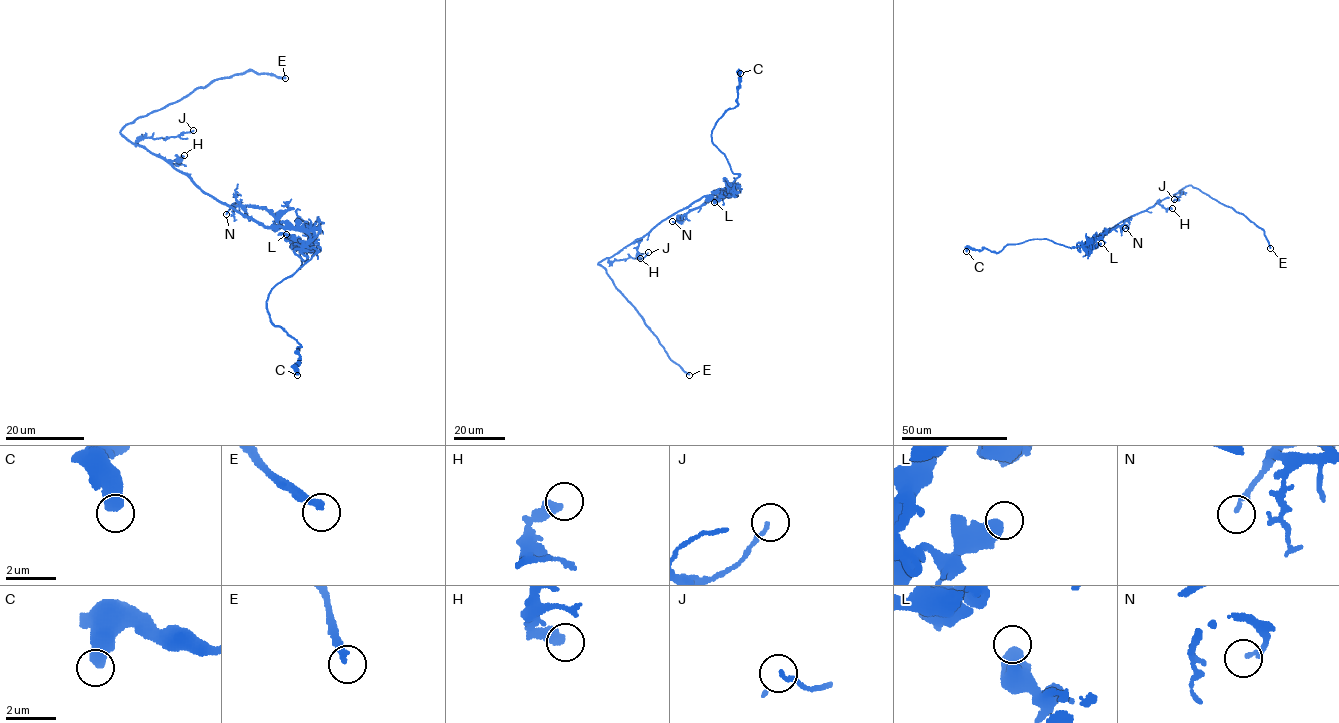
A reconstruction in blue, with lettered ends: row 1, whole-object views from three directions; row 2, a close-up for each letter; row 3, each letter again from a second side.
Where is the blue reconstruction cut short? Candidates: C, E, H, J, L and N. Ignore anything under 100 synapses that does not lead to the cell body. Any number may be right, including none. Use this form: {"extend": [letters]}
{"extend": ["E"]}

